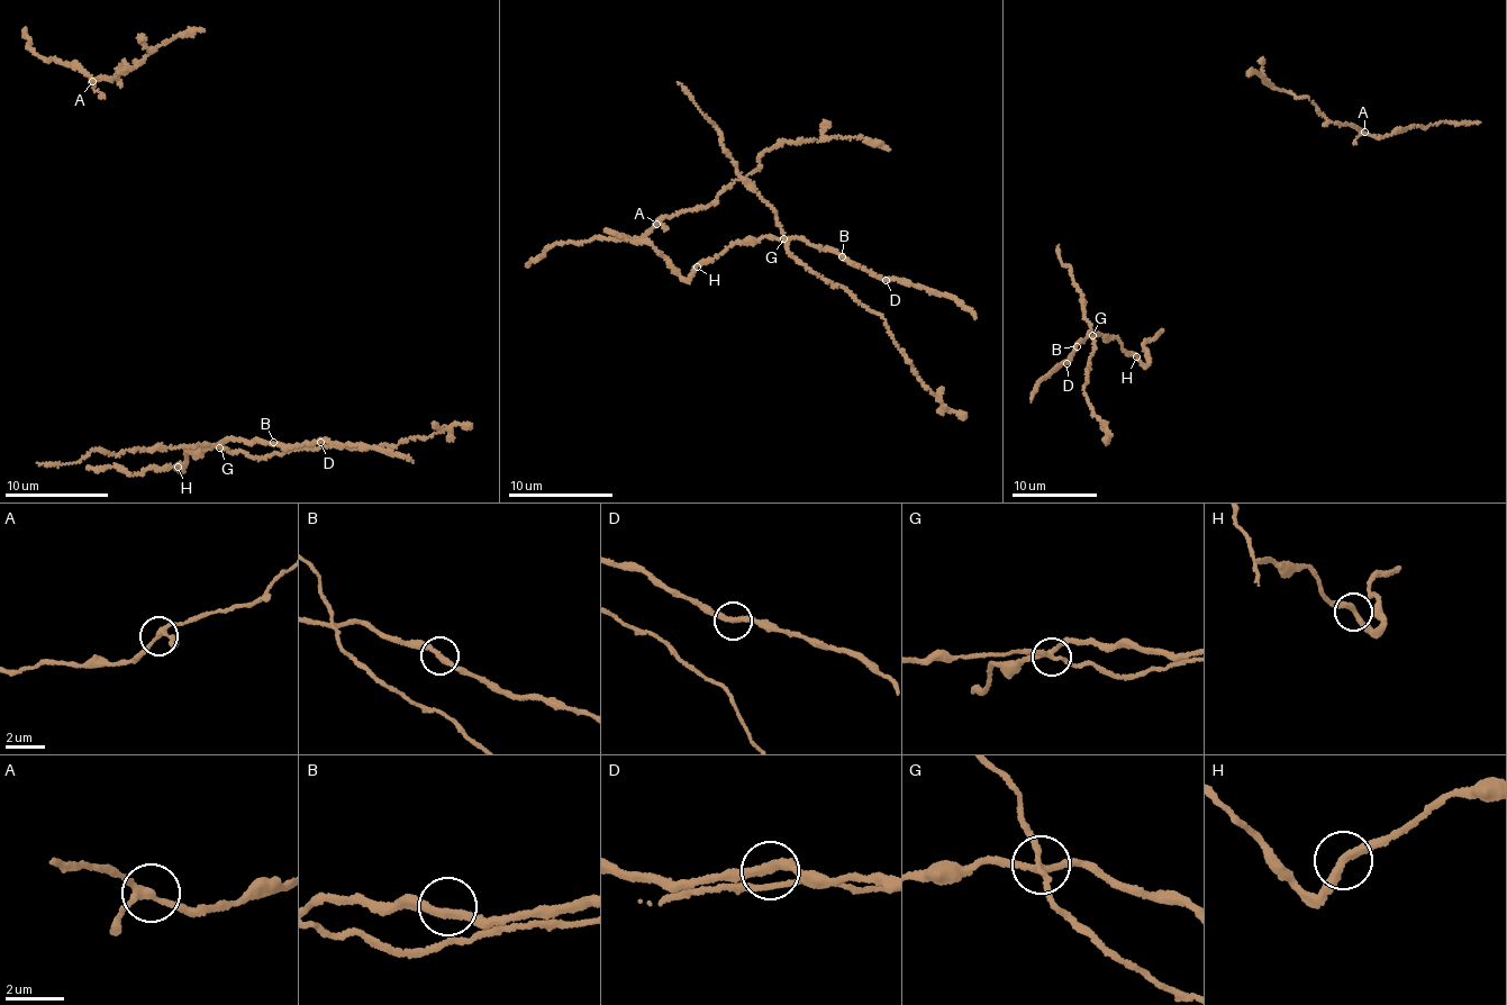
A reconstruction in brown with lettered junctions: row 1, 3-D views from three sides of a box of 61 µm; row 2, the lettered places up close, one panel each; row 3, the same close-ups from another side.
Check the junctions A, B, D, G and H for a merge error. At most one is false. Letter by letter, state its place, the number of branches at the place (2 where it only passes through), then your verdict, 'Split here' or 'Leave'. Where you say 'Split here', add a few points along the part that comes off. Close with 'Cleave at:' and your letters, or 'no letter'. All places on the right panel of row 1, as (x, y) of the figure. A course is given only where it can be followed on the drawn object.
A: Place: (1364, 132). Branches: 3. Leave
B: Place: (1077, 346). Branches: 2. Leave
D: Place: (1067, 363). Branches: 2. Leave
G: Place: (1092, 335). Branches: 4. Leave
H: Place: (1136, 356). Branches: 2. Leave
Cleave at: no letter

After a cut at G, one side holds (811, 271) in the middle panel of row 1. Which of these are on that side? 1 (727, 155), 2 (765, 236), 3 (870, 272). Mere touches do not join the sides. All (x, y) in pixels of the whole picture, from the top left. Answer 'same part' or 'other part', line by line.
1: same part
2: other part
3: other part

